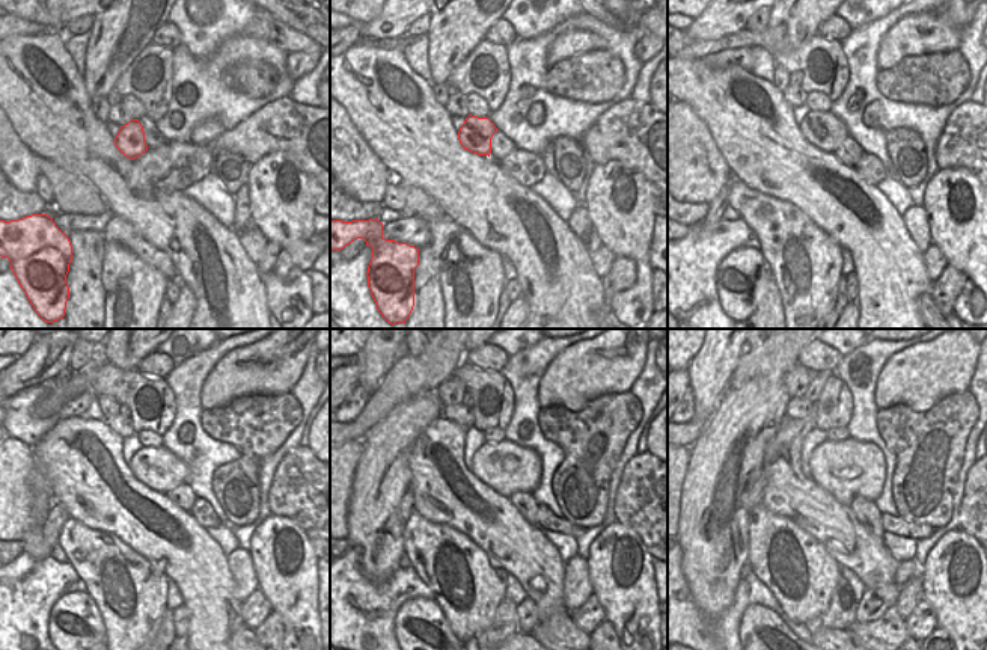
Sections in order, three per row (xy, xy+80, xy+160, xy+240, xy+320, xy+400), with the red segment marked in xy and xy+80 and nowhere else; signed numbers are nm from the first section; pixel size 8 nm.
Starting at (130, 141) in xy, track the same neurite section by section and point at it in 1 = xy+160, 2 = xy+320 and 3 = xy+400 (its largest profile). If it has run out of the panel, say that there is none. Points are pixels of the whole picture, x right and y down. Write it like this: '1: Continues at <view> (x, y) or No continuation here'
1: Continues at xy+160 (823, 130)
2: Continues at xy+320 (507, 468)
3: Continues at xy+400 (847, 469).

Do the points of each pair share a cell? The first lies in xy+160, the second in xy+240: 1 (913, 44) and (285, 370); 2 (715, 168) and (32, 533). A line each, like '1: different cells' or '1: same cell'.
1: same cell
2: different cells

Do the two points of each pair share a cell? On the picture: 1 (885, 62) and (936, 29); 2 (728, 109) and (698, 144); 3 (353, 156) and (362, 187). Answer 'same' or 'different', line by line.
1: same
2: different
3: same

